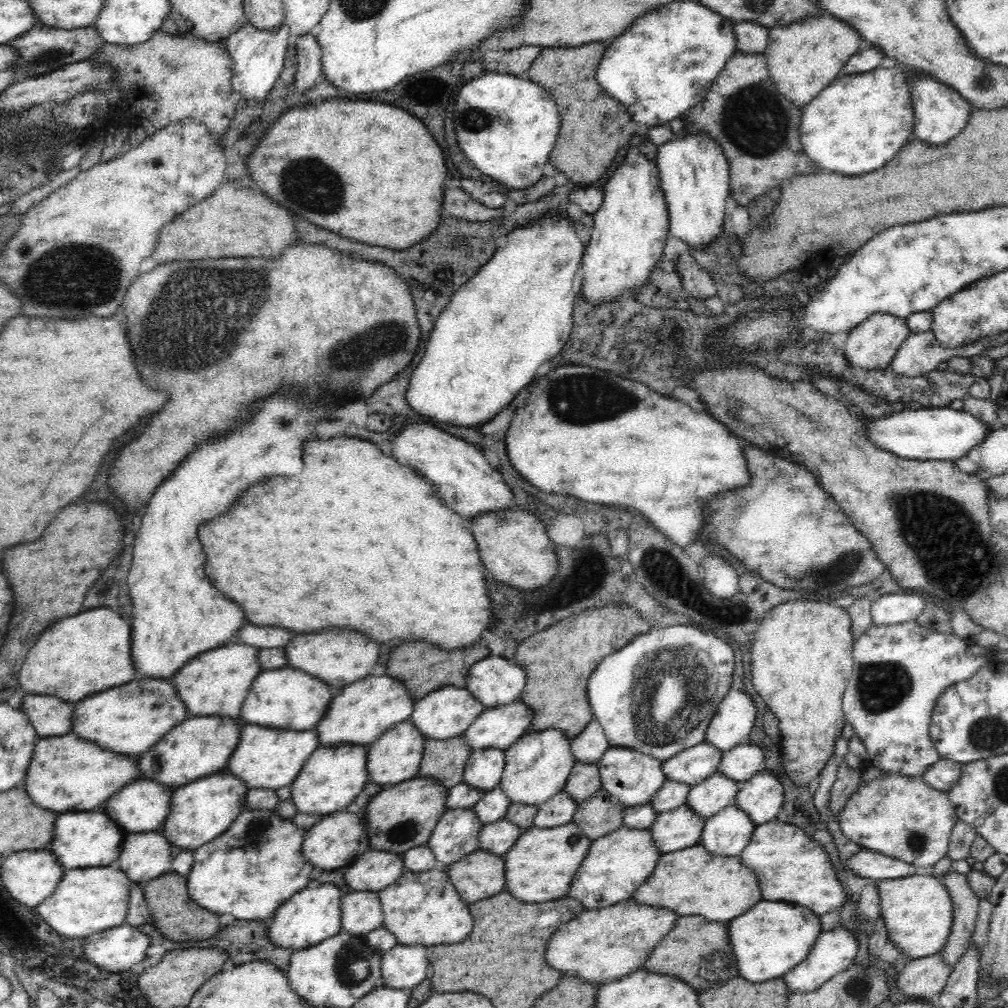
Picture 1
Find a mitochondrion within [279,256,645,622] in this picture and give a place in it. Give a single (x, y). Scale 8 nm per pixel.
(583, 399)

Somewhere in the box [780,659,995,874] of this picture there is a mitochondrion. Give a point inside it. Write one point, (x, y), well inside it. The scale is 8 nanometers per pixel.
(880, 687)

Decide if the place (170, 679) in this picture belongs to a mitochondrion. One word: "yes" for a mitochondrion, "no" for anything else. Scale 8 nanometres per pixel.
no

